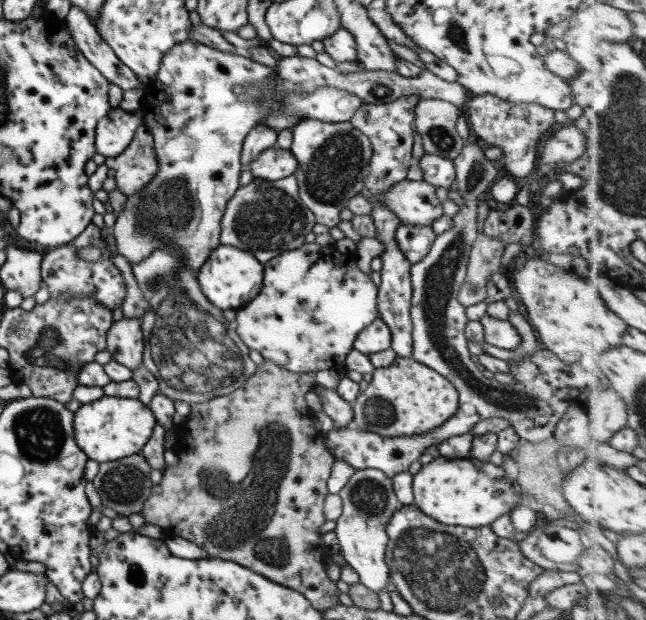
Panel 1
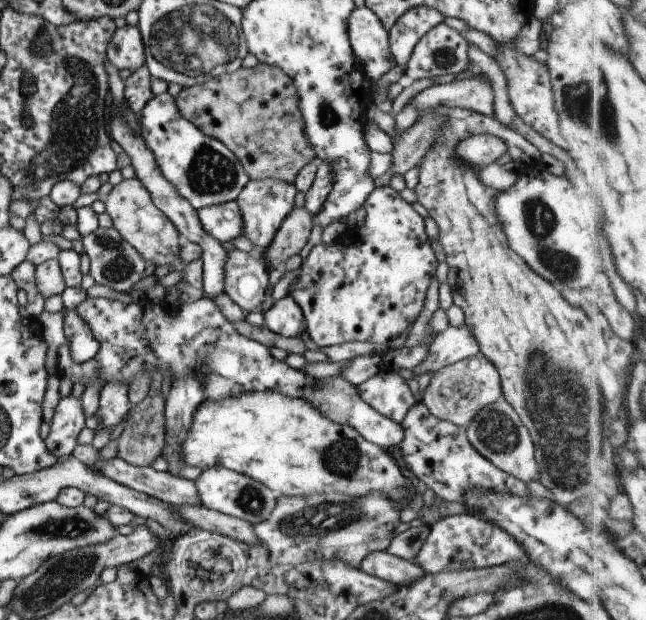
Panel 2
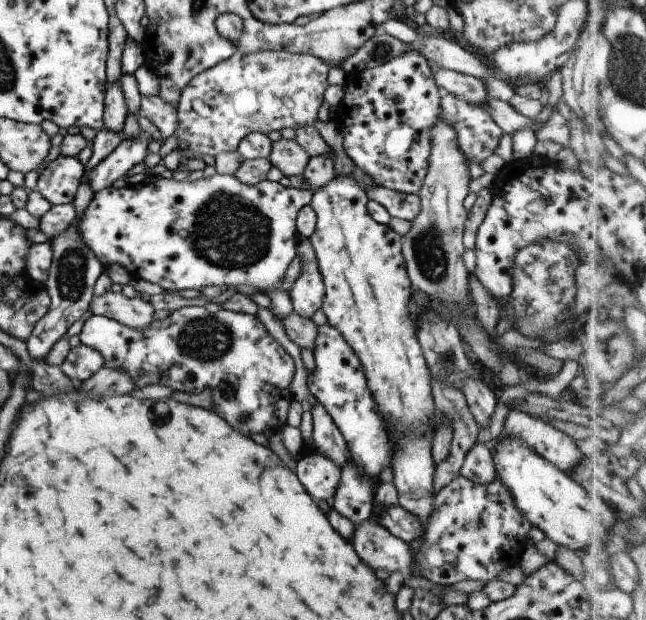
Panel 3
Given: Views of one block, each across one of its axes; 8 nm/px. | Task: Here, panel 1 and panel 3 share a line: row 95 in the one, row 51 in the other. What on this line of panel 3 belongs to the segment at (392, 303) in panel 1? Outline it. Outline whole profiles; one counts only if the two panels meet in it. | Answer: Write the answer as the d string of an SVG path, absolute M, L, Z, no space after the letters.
M406 50L406 54L398 54L396 58L388 59L378 67L352 70L344 74L342 85L344 98L336 107L336 113L343 147L350 160L374 180L374 185L399 193L418 195L428 170L432 148L430 130L440 116L442 91L433 79L432 65L420 52Z

